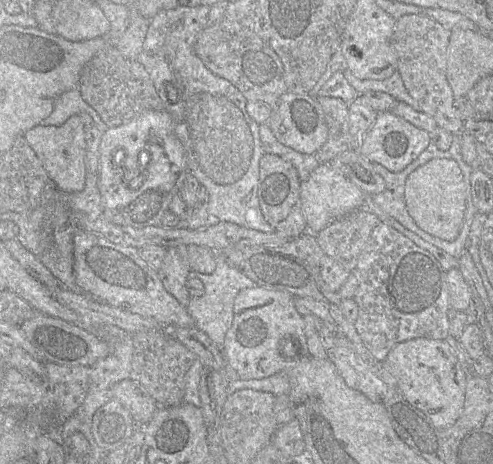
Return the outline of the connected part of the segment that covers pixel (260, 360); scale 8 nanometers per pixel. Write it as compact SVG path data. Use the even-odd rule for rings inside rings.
M262 286L245 288L238 293L234 300L234 319L224 339L224 357L239 379L261 379L287 372L295 366L295 360L285 358L289 357L289 351L294 357L308 355L305 322L294 301L295 297L286 291Z

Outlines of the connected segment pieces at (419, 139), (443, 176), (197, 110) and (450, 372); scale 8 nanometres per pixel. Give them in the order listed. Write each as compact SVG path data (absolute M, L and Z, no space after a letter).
M392 111L378 112L377 118L365 133L358 151L372 163L379 163L392 172L400 172L415 160L430 144L430 133L419 129Z
M434 158L416 168L405 182L405 203L409 215L423 231L442 240L455 240L465 214L465 182L458 163Z
M208 6L177 7L161 10L149 24L138 61L147 70L160 96L163 107L175 120L175 134L181 141L188 172L192 173L209 193L209 215L214 222L234 224L272 233L274 228L265 220L259 205L260 159L265 154L259 135L259 124L247 112L247 99L228 80L214 74L196 55L194 45L208 25Z
M418 337L397 343L383 362L404 397L438 429L453 425L465 403L466 375L446 340Z

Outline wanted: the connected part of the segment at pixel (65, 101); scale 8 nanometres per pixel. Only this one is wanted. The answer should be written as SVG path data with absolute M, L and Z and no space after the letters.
M78 88L63 93L57 100L52 113L40 124L44 126L61 126L73 115L87 113L101 130L106 130L105 123L98 113L81 97Z

